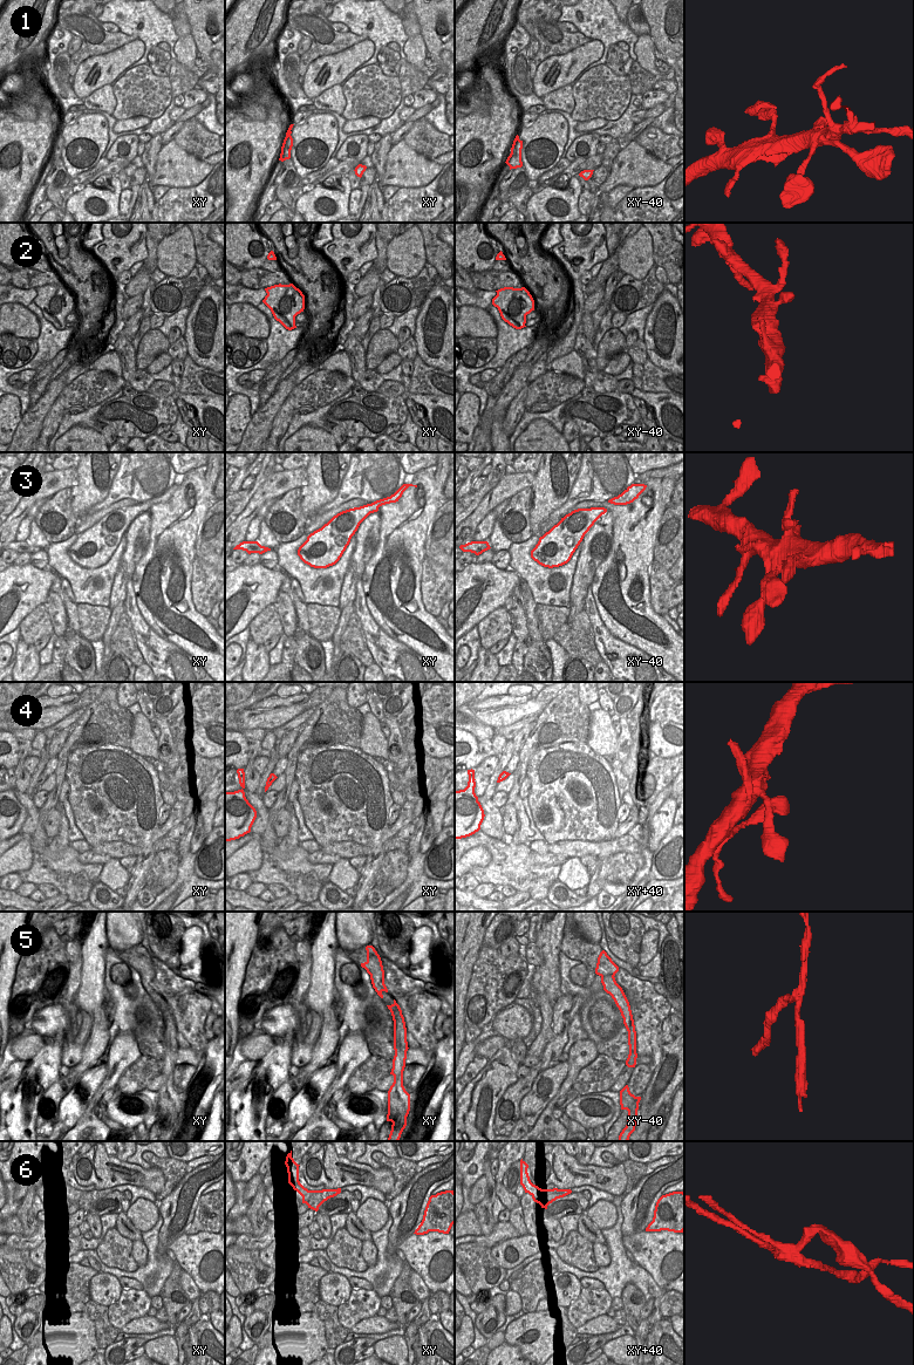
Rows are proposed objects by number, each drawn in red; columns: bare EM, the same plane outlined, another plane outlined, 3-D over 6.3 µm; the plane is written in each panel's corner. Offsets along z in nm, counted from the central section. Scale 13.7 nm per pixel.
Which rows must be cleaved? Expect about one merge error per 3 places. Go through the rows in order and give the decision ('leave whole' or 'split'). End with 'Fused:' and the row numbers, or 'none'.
1: leave whole
2: leave whole
3: leave whole
4: leave whole
5: split
6: split
Fused: 5, 6

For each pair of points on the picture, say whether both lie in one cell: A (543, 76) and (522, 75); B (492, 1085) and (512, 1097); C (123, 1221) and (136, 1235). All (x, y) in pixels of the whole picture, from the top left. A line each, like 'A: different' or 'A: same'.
A: different
B: different
C: same

